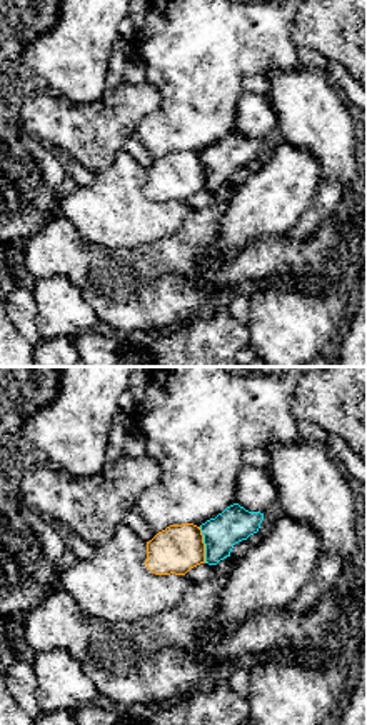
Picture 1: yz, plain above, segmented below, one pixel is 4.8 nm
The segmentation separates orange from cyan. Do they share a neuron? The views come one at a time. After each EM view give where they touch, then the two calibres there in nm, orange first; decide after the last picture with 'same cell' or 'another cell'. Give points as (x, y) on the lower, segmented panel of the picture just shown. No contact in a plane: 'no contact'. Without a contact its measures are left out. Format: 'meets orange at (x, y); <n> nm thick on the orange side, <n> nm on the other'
meets orange at (204, 545); 240 nm thick on the orange side, 170 nm on the other

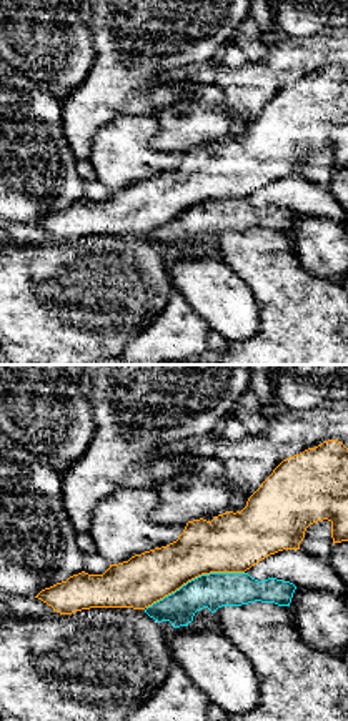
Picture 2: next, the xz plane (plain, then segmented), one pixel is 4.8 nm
meets orange at (195, 576); 280 nm thick on the orange side, 170 nm on the other

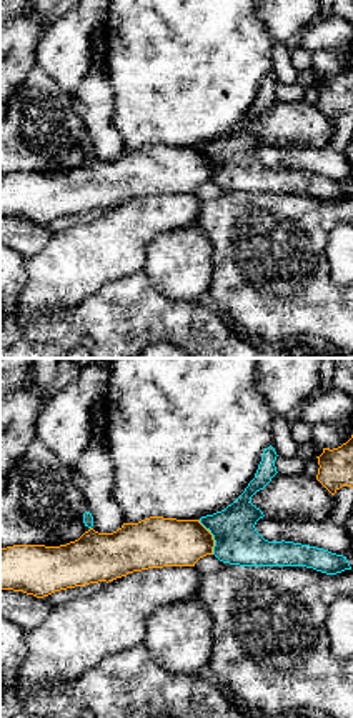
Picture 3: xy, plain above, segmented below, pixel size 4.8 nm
meets orange at (212, 537); 240 nm thick on the orange side, 220 nm on the other

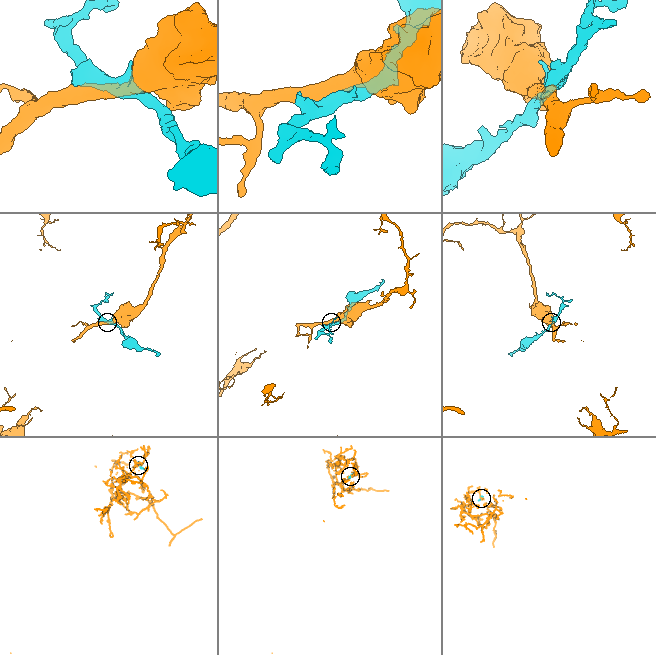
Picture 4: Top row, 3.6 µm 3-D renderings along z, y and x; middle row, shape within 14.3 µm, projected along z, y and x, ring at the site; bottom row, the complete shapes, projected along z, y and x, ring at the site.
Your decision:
another cell

